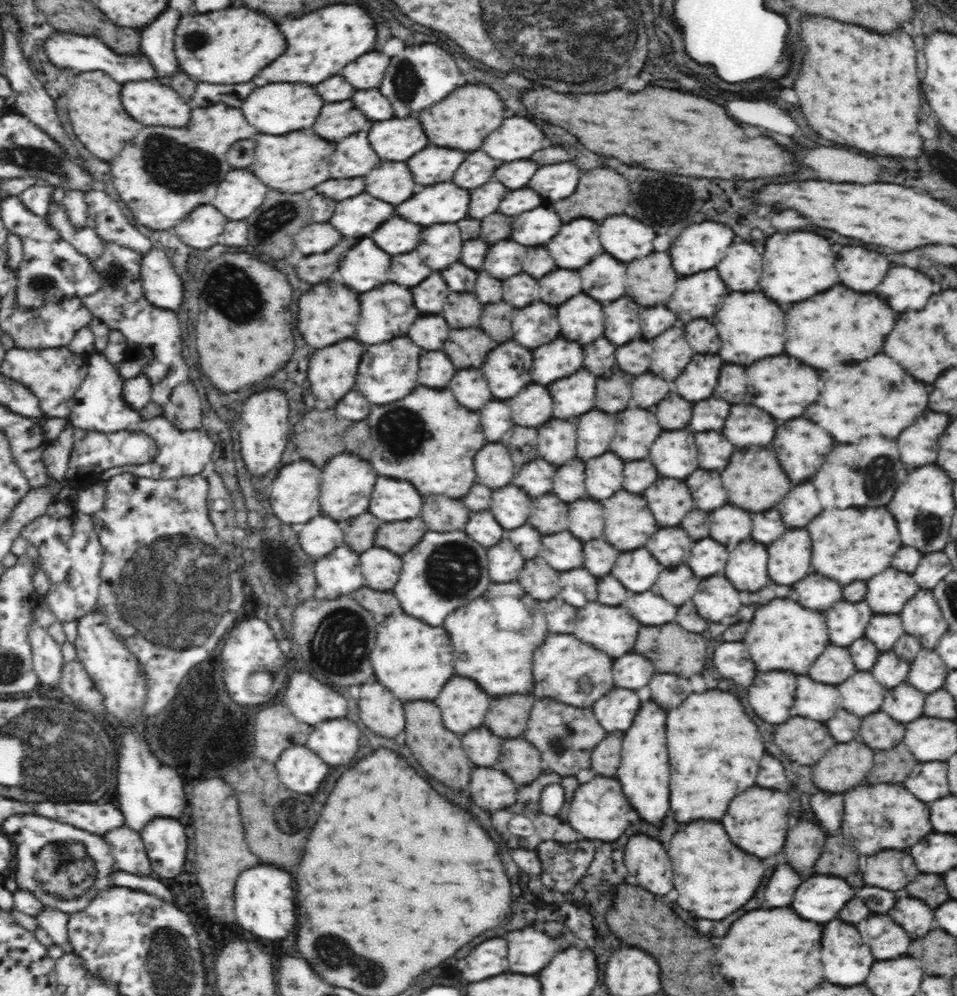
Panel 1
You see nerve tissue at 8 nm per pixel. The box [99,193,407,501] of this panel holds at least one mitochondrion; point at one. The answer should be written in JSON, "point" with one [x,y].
{"point":[229,290]}

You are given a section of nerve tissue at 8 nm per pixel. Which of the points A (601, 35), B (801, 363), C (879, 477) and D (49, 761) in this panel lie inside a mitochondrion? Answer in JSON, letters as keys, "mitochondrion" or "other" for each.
{"A":"mitochondrion","B":"other","C":"mitochondrion","D":"mitochondrion"}

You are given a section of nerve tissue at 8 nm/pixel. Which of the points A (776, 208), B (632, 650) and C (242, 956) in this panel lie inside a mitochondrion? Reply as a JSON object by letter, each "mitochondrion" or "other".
{"A":"other","B":"other","C":"other"}

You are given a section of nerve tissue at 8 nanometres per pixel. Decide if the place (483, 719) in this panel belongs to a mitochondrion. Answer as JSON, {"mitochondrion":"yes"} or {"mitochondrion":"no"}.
{"mitochondrion":"no"}

